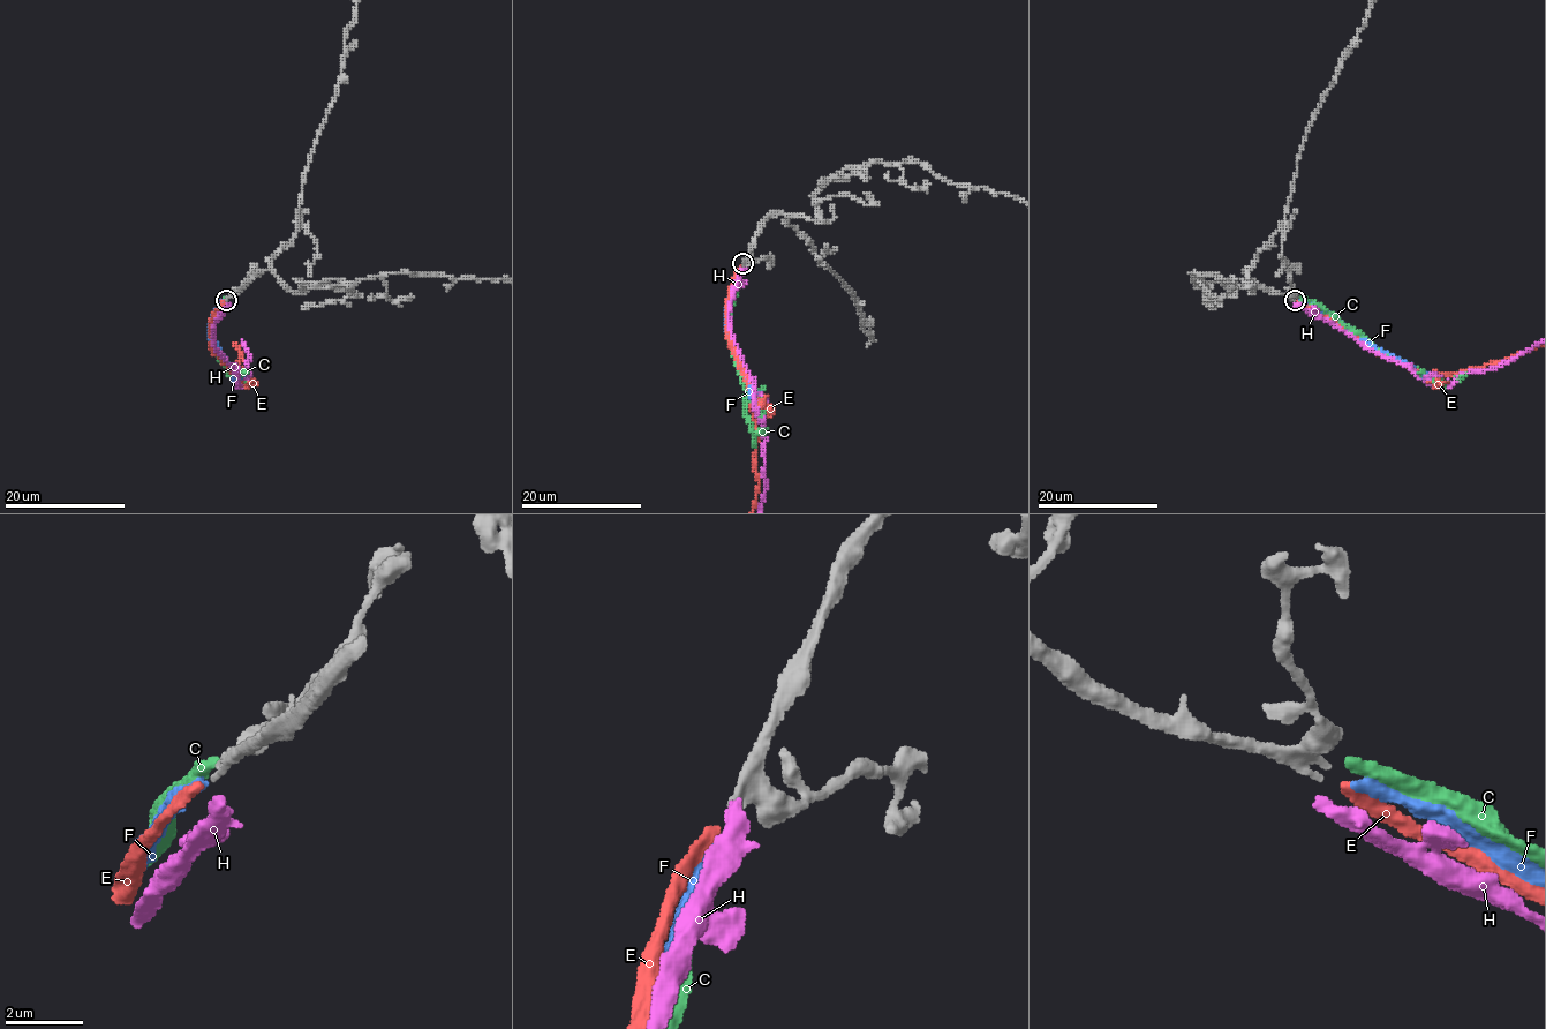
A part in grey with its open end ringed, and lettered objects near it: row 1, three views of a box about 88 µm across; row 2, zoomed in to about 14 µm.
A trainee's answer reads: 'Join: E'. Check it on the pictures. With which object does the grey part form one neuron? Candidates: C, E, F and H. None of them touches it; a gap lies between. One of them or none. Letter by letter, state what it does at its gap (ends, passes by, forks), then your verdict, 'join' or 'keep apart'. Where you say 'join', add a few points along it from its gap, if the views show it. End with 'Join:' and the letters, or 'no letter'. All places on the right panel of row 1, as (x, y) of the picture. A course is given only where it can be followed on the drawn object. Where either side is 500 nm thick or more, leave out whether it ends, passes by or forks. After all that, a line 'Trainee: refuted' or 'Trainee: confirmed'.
C: it ends | keep apart
E: it ends | join
F: it ends | keep apart
H: it ends | keep apart
Join: E
Trainee: confirmed

